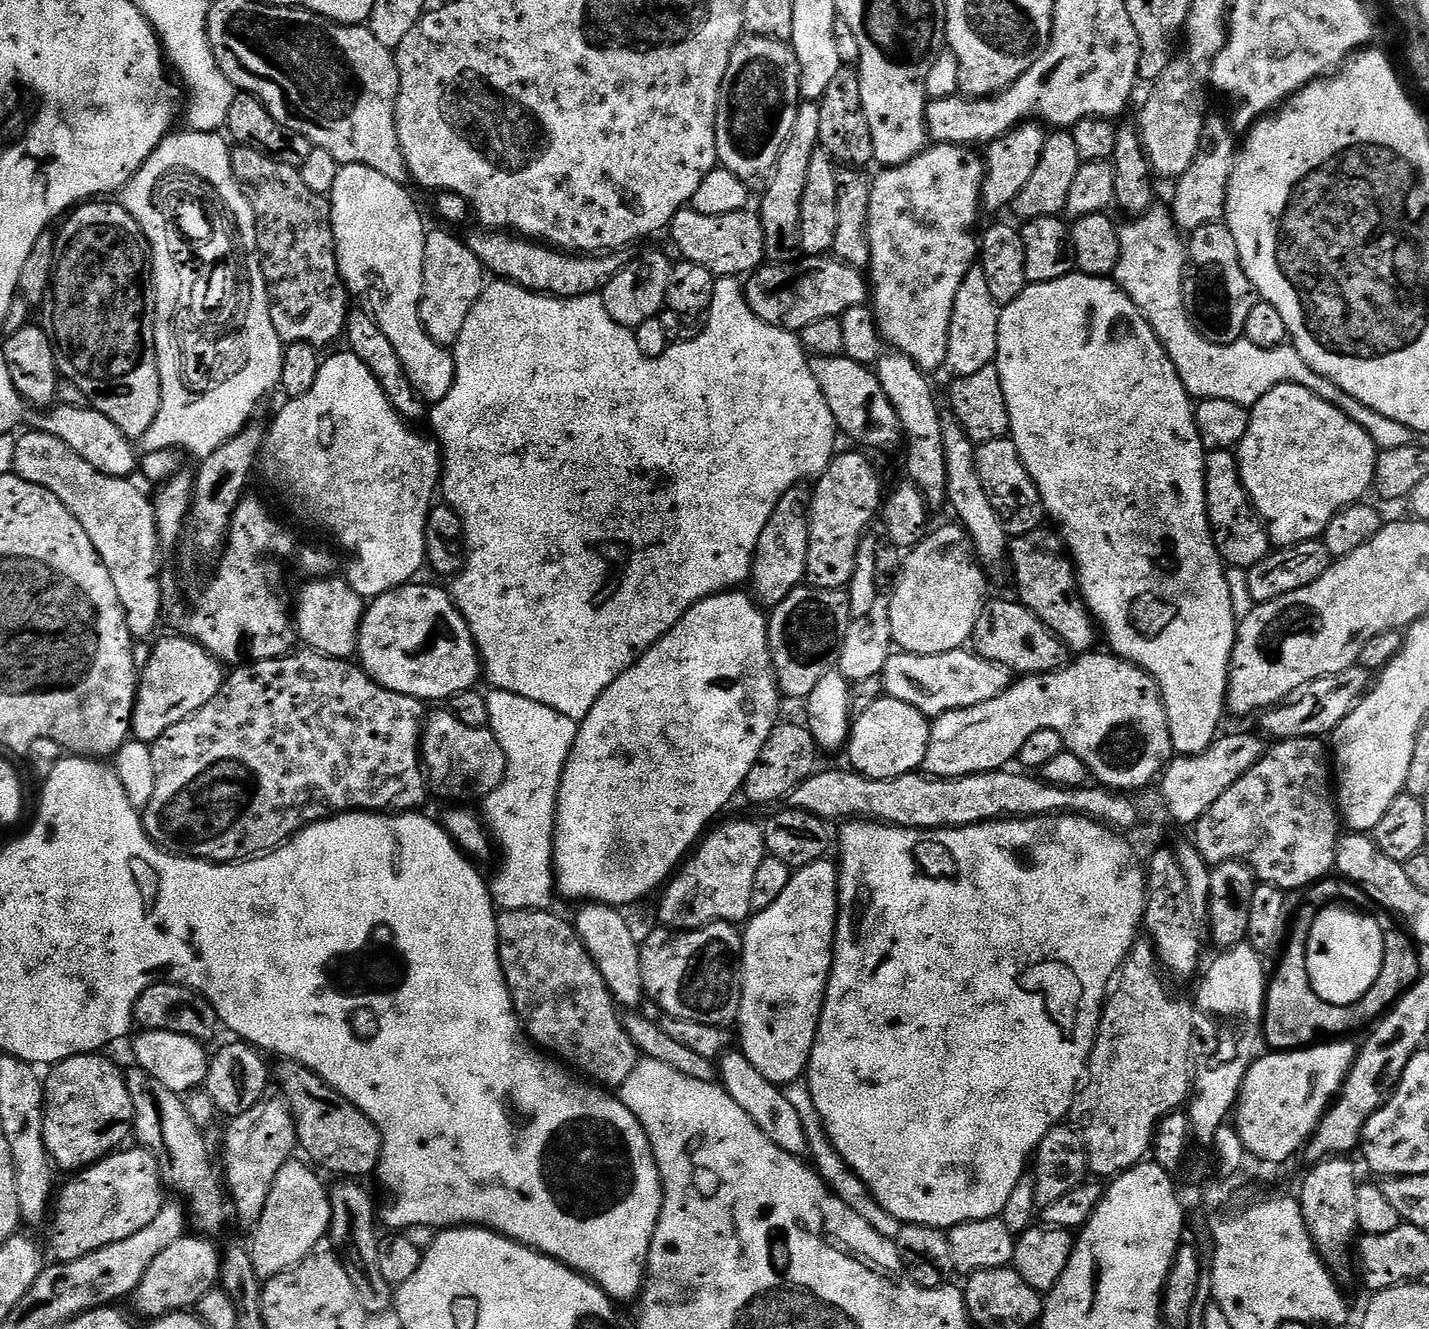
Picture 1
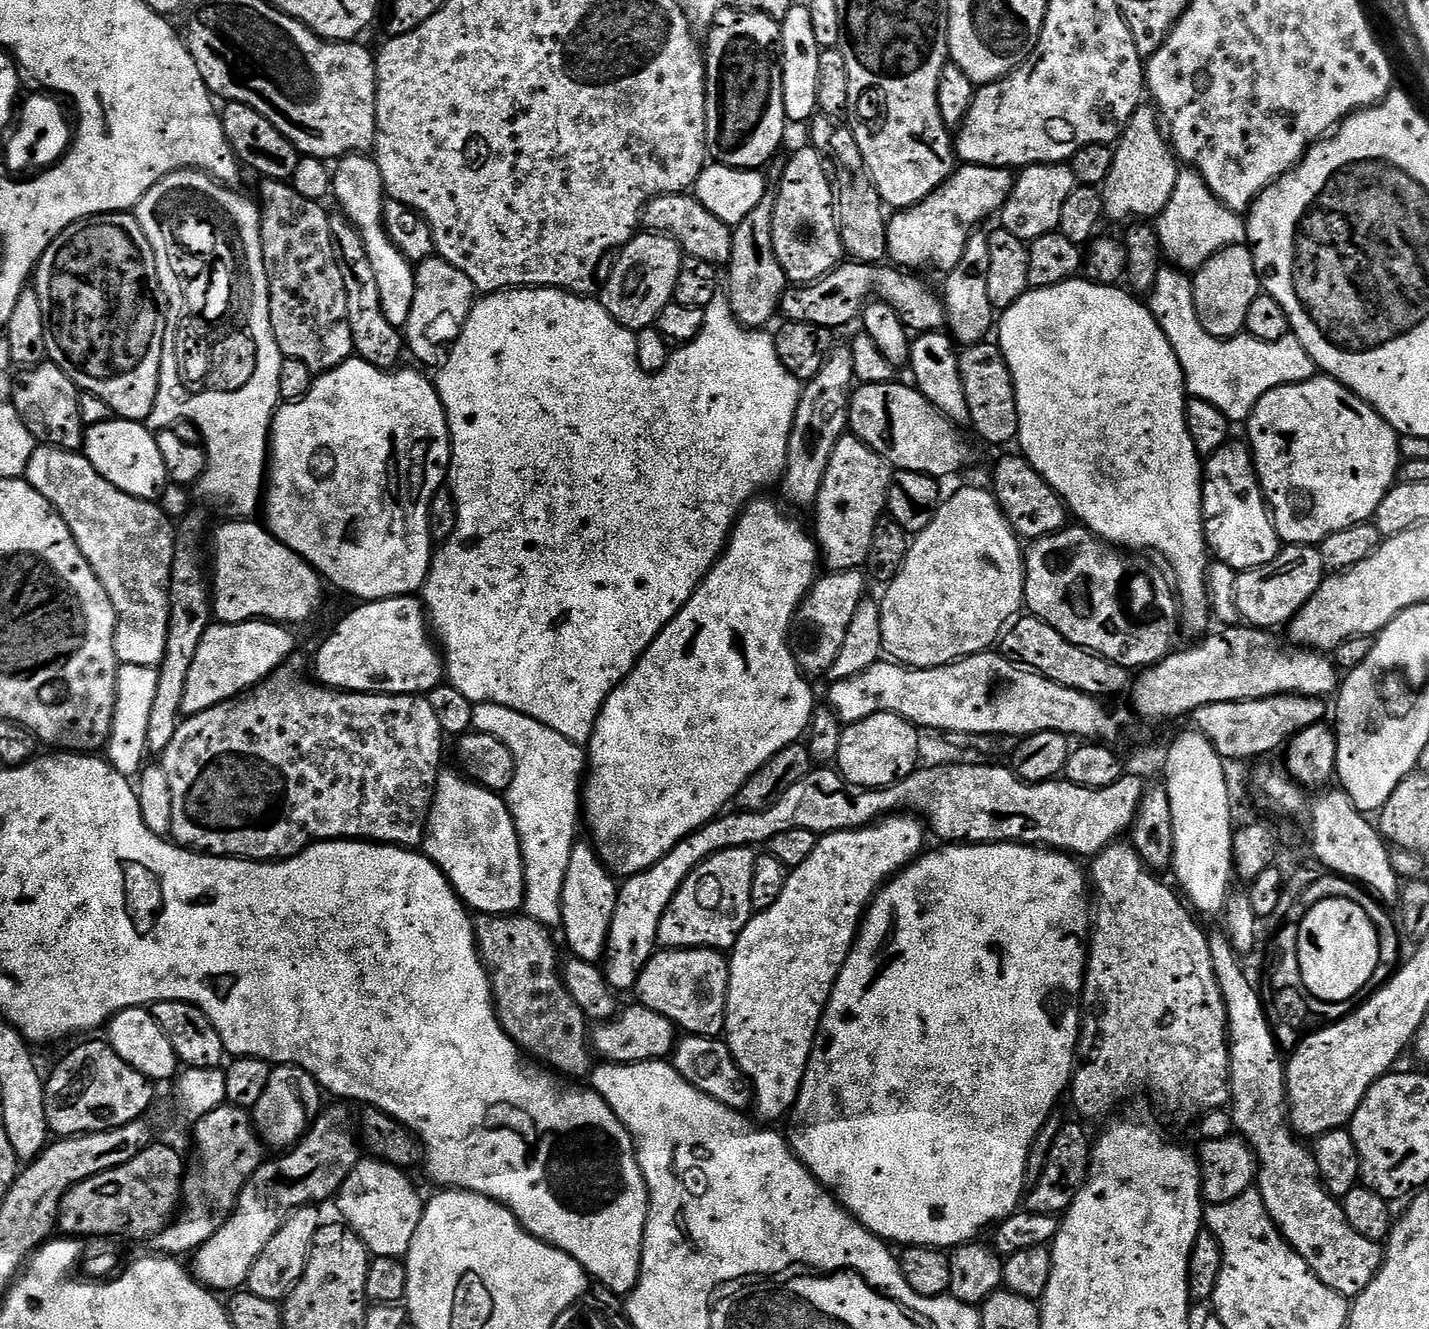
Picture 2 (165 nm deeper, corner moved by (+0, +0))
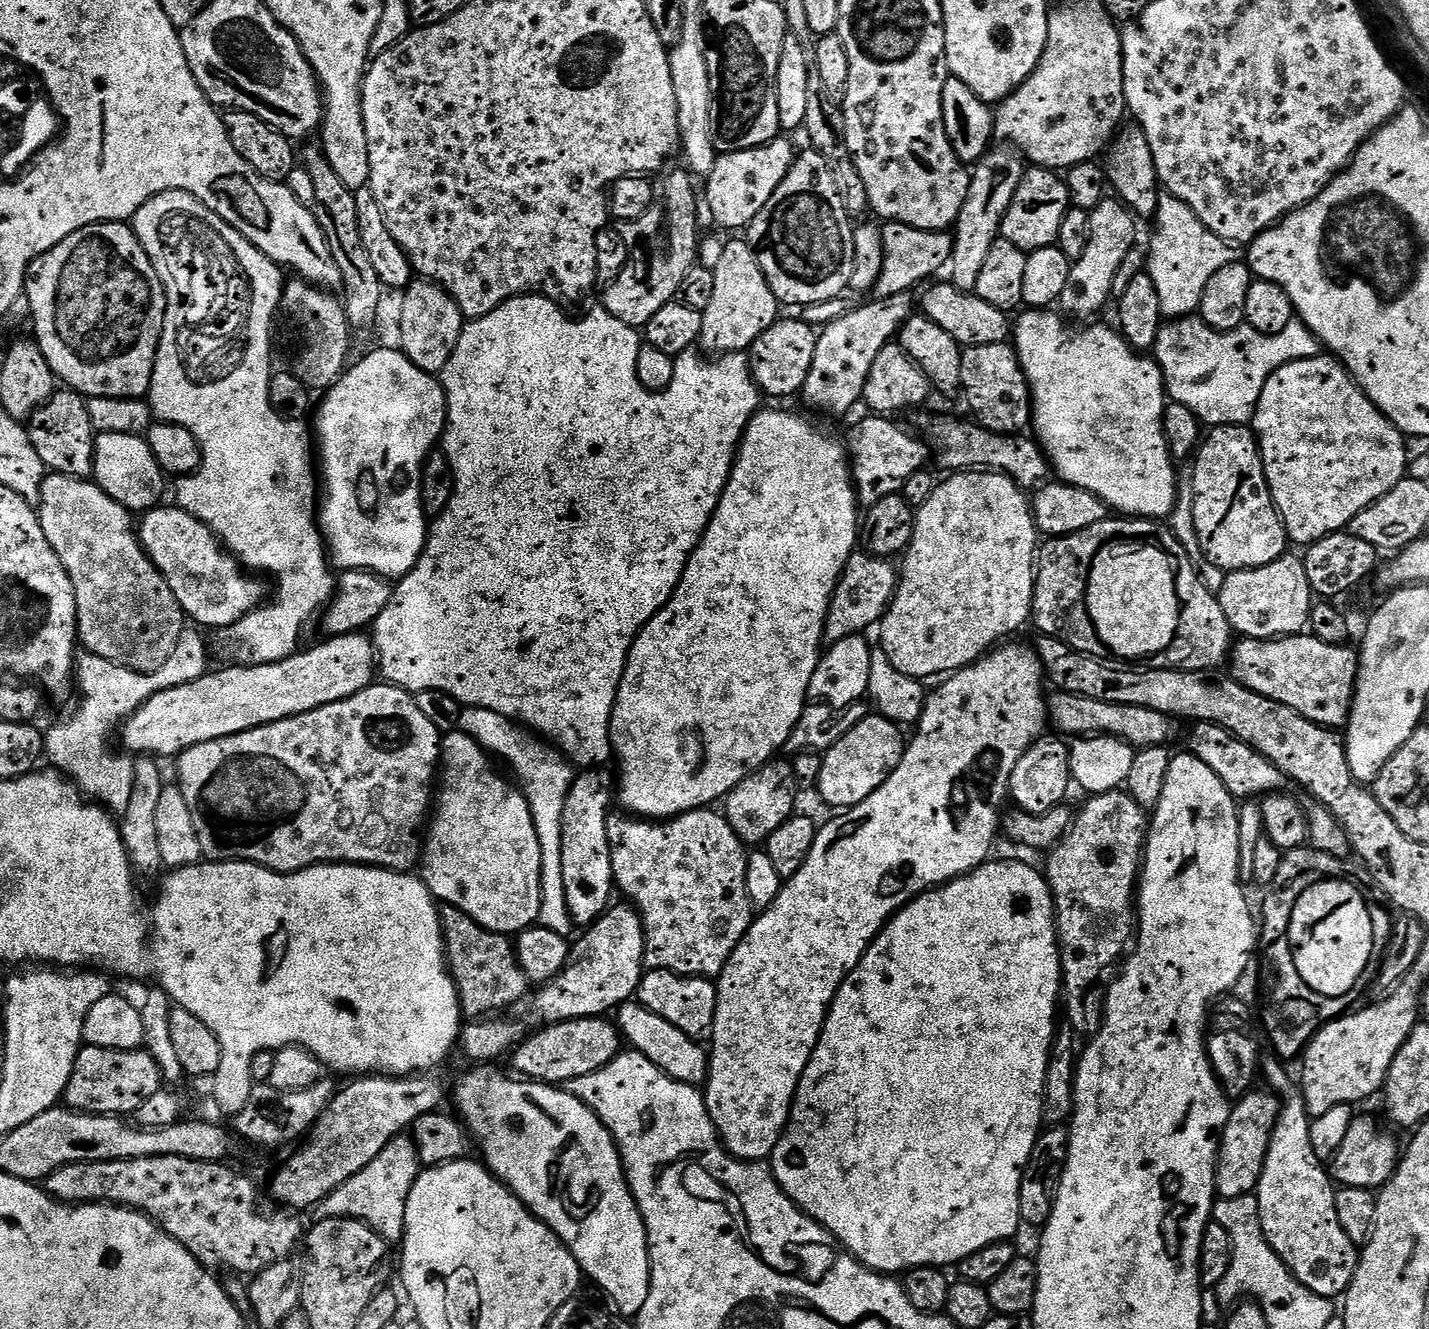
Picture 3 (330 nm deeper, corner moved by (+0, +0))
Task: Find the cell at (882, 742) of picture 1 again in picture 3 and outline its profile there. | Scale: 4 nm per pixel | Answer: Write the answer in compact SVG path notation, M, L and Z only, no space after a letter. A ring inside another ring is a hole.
M870 714L854 730L850 730L832 748L823 753L824 761L820 764L820 796L832 810L847 810L858 806L902 762L906 747L901 725L879 714Z

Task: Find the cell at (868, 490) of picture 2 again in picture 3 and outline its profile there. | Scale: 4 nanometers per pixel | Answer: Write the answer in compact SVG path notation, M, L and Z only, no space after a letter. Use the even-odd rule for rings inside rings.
M868 414L846 435L852 483L856 485L857 501L865 509L872 508L874 502L882 502L882 498L903 493L910 474L921 471L925 467L924 459L930 456L929 445L919 435L911 436L902 425L892 420L895 419L884 414Z

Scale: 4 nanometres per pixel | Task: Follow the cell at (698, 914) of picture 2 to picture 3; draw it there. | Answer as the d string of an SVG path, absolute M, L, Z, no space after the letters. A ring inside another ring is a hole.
M696 808L693 812L683 812L681 816L674 816L663 822L649 822L643 818L629 818L627 815L609 815L608 841L610 842L610 858L612 859L612 878L615 887L634 905L640 913L640 921L644 927L644 966L645 969L666 970L679 976L702 976L705 978L718 978L734 950L742 942L742 938L748 933L748 928L754 919L754 909L750 898L746 894L746 862L748 852L743 840L734 834L728 817L719 811L708 808Z

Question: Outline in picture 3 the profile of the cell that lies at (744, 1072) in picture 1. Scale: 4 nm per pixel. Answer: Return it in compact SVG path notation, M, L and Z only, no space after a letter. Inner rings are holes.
M638 1002L621 1004L614 1016L620 1035L628 1040L635 1051L641 1052L654 1066L661 1068L670 1078L678 1082L686 1082L697 1086L703 1085L708 1079L709 1049L699 1040L692 1040L678 1026L666 1022L666 1018L658 1018L650 1010L646 1010Z

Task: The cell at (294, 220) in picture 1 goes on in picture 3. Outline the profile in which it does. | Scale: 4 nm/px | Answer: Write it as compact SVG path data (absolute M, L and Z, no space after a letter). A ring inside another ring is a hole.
M292 278L285 283L284 292L281 294L281 302L279 306L279 315L288 319L290 327L296 331L296 336L300 339L300 349L296 352L296 365L294 371L296 376L310 390L327 390L333 384L337 384L340 377L344 375L349 367L348 347L352 344L353 329L348 326L348 319L344 313L343 303L339 299L336 300L331 291L317 287L306 280Z

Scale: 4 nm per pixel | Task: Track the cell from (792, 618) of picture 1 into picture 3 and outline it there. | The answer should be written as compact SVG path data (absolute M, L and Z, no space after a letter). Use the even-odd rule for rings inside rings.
M857 550L848 559L844 573L840 575L838 586L832 592L830 610L824 627L824 644L842 642L842 638L850 638L867 633L868 627L879 625L884 612L896 593L898 568L891 559L873 556L864 550Z

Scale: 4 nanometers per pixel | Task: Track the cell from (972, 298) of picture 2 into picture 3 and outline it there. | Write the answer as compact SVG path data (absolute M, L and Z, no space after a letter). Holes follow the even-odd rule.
M989 151L983 160L971 169L968 181L968 197L958 214L952 236L952 256L946 265L950 283L963 292L975 292L978 286L978 274L990 254L990 246L1000 236L1000 227L1006 210L1018 190L1026 171L1026 164L1015 151Z

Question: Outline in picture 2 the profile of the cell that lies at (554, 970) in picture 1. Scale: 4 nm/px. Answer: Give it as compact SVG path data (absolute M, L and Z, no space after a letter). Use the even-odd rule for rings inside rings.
M480 914L475 917L474 929L476 942L480 949L480 958L484 962L484 966L488 971L488 979L492 983L492 1003L496 1005L496 1016L500 1020L500 1025L504 1033L514 1041L517 1048L523 1050L529 1057L535 1058L541 1065L555 1070L561 1077L587 1077L594 1067L594 1053L590 1047L590 1021L587 1016L582 1014L582 1010L578 1010L578 1002L574 1002L574 998L570 998L570 994L564 986L562 960L561 957L556 957L556 944L552 941L553 933L545 928L543 924L540 924L536 920L531 920L526 914L513 914L510 916L486 916Z

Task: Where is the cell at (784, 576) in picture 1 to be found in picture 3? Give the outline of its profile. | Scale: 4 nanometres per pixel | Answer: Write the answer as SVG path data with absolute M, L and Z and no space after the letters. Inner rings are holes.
M912 292L894 294L890 298L872 298L869 304L853 307L819 329L814 366L810 366L810 378L806 378L802 393L802 399L814 411L824 411L828 416L844 416L856 403L859 405L863 401L870 366L874 366L874 358L882 354L886 345L897 339L904 323L914 314L912 298Z

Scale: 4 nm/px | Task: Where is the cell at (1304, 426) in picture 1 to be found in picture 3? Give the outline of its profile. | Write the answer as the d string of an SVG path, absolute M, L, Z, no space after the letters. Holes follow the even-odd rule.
M1321 354L1309 360L1290 362L1278 370L1274 370L1274 374L1270 374L1266 386L1262 386L1262 394L1258 398L1256 415L1252 417L1250 427L1256 434L1256 441L1260 444L1260 457L1264 463L1264 473L1268 479L1268 489L1272 495L1272 500L1276 503L1277 510L1280 511L1284 528L1288 531L1288 539L1293 545L1307 546L1335 532L1345 531L1349 522L1355 516L1362 514L1362 510L1366 510L1366 506L1370 506L1378 498L1382 498L1387 492L1394 490L1394 486L1398 486L1398 482L1405 479L1407 473L1404 472L1408 468L1408 448L1404 445L1406 443L1404 433L1399 432L1376 409L1374 402L1370 402L1367 394L1358 387L1356 379L1349 374L1348 369L1331 354Z

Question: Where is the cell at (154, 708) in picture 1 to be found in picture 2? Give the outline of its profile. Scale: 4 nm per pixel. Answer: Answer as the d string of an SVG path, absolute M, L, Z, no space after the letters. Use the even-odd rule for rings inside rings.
M244 620L241 624L213 623L206 630L202 642L198 646L198 654L194 654L194 662L190 665L190 674L186 674L186 694L182 694L182 713L185 717L198 714L202 710L210 710L227 700L234 700L244 695L272 675L296 648L296 636L287 624L273 624L270 620Z

